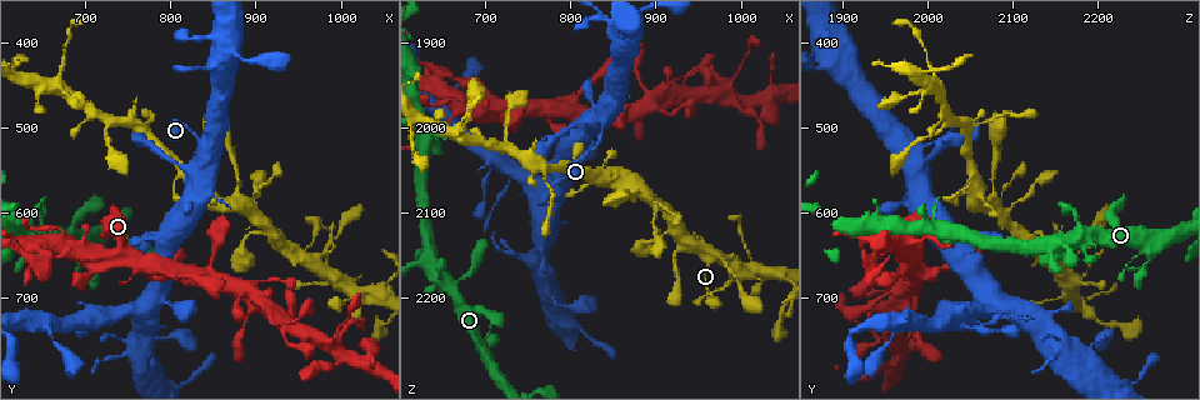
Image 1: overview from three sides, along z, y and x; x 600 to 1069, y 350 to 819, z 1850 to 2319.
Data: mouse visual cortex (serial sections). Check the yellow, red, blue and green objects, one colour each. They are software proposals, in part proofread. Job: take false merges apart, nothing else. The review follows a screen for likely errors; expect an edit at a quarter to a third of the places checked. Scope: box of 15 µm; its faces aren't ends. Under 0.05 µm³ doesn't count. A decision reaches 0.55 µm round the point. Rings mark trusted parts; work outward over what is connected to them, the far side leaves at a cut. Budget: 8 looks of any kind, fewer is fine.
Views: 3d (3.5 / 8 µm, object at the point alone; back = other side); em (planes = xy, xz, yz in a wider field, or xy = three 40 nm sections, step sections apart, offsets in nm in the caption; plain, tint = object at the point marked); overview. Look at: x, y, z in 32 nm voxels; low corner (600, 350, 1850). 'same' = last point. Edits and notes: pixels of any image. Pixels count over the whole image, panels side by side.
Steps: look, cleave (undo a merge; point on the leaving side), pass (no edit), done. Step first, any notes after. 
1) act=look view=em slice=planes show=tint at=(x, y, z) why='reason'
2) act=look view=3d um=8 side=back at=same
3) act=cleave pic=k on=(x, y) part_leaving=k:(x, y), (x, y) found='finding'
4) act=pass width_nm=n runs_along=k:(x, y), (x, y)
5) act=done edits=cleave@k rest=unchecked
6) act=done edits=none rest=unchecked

act=look view=3d um=3.5 at=(705, 665, 2255) why='a narrow waist'

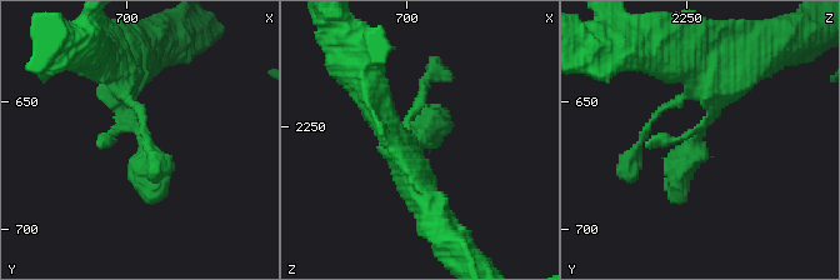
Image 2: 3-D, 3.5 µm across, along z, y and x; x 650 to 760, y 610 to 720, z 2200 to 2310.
act=look view=em slice=xy step=2 show=tint at=(706, 662, 2255)

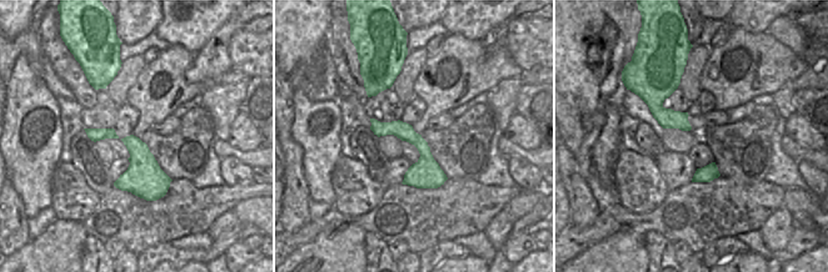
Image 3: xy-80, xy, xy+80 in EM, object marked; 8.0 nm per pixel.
act=pass runs_along=2:(115, 65), (156, 203) found='continuous, no second cell'

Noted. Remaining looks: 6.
act=look view=3d um=3.5 at=(885, 590, 2075) why='looks like a crossing'

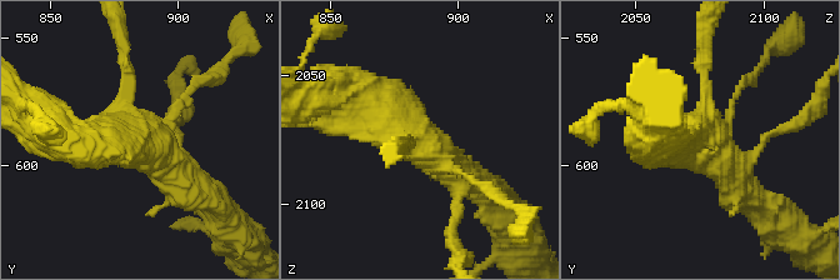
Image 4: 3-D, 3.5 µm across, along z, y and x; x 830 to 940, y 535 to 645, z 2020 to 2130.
act=look view=em slice=xy step=1 show=tint at=(880, 588, 2074) why='need the tissue'

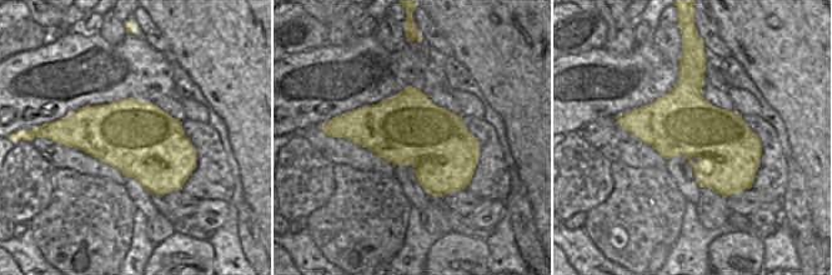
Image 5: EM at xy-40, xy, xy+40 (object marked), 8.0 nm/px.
act=look view=em slice=xy step=5 show=tint at=same

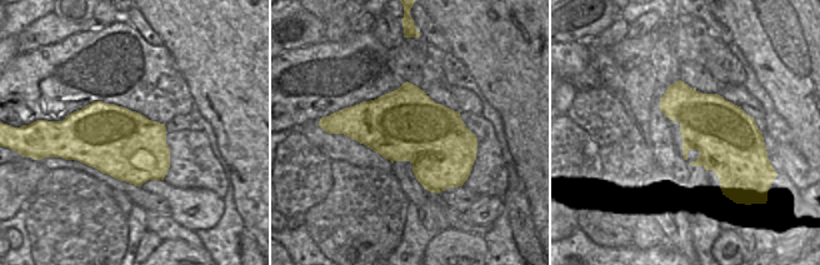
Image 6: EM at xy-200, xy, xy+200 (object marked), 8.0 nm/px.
act=pass arm_widths_nm=150,150,400,500 runs_along=4:(468, 176), (368, 100), (341, 93) found='one cell here'

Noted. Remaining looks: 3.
act=look view=3d um=3.5 at=(765, 505, 2045) why='arms part here'

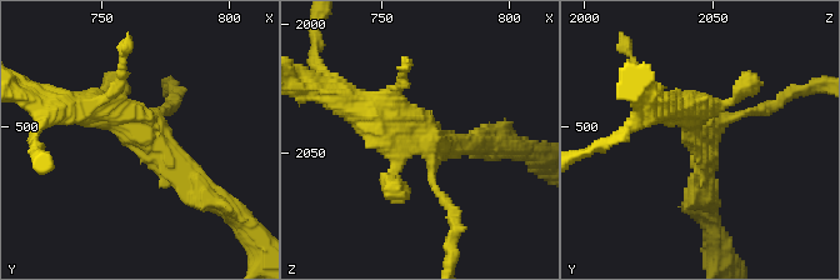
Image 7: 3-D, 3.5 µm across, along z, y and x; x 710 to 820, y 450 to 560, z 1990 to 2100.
act=look view=em slice=xy step=5 show=tint at=(769, 503, 2045)

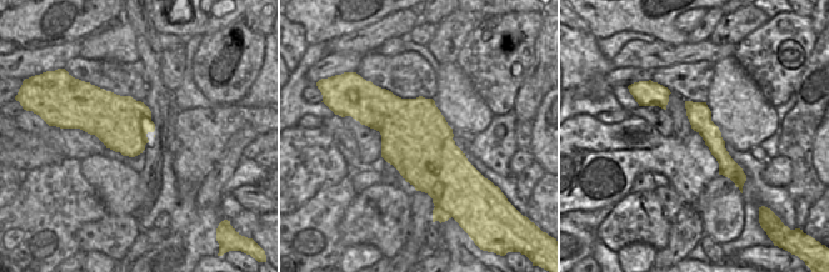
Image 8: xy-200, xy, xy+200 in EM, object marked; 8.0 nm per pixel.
act=pass runs_along=8:(688, 104), (739, 184) found='continuous, no second cell'

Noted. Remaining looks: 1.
act=done edits=none rest=unchecked

